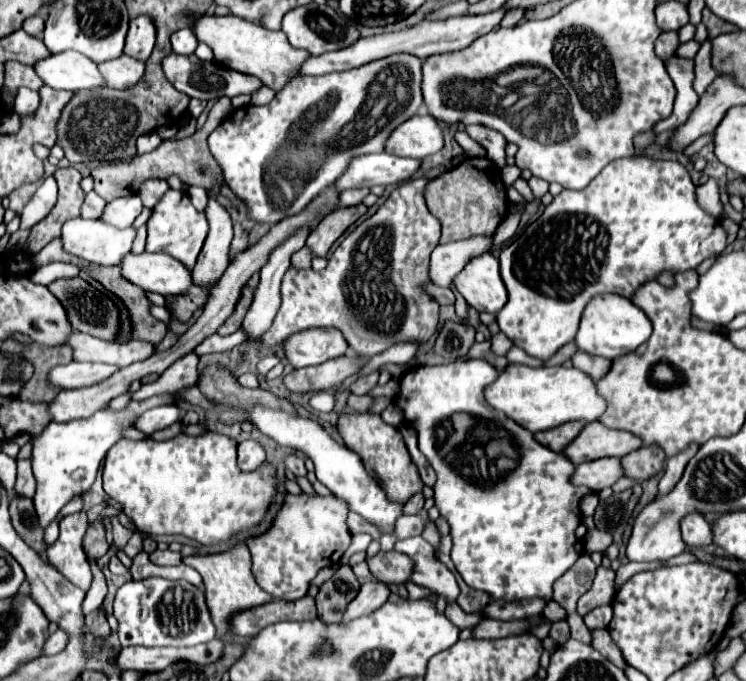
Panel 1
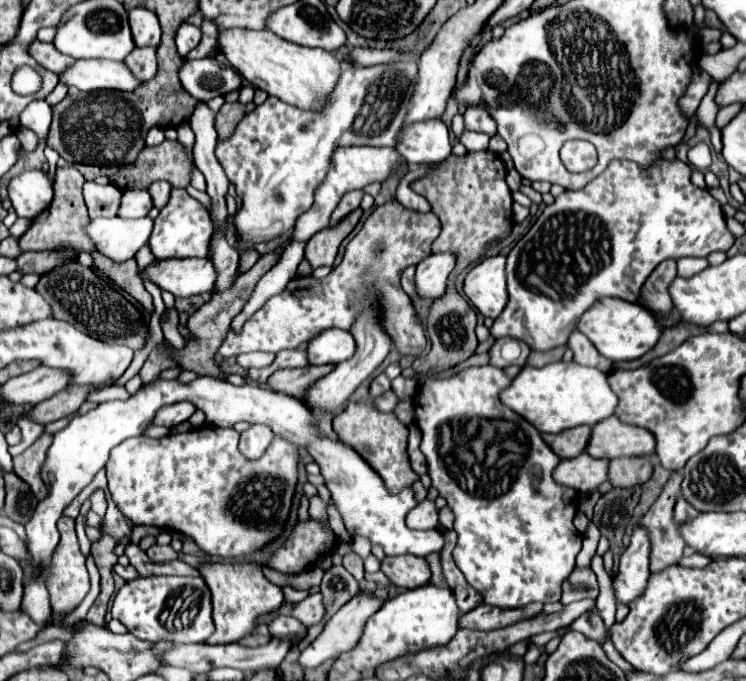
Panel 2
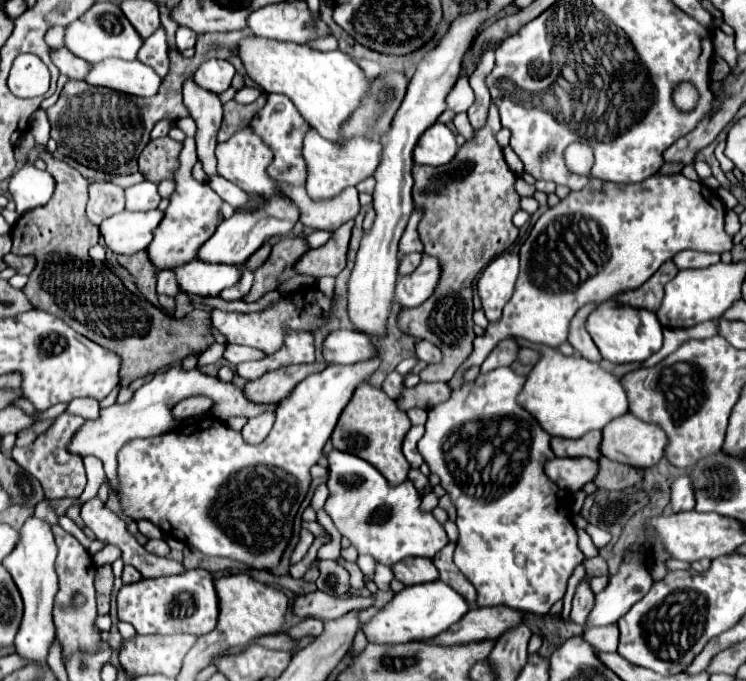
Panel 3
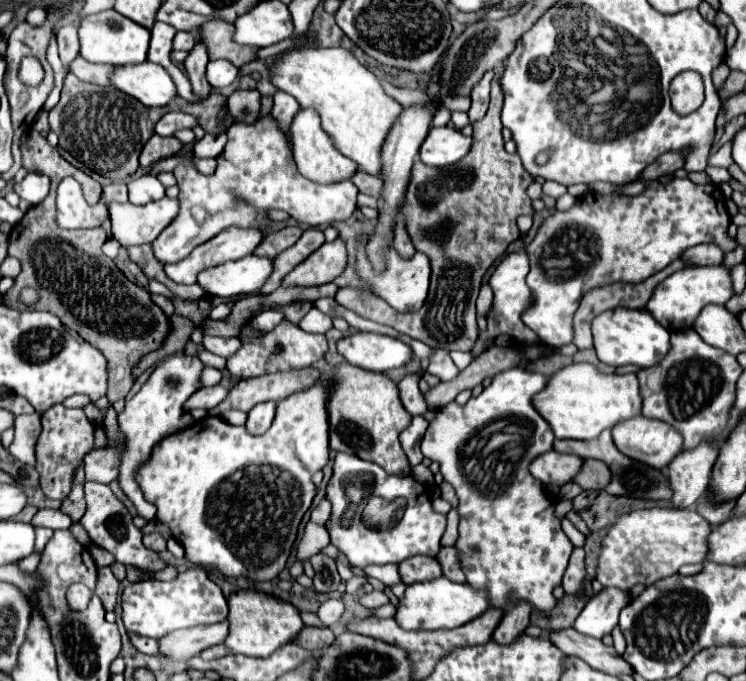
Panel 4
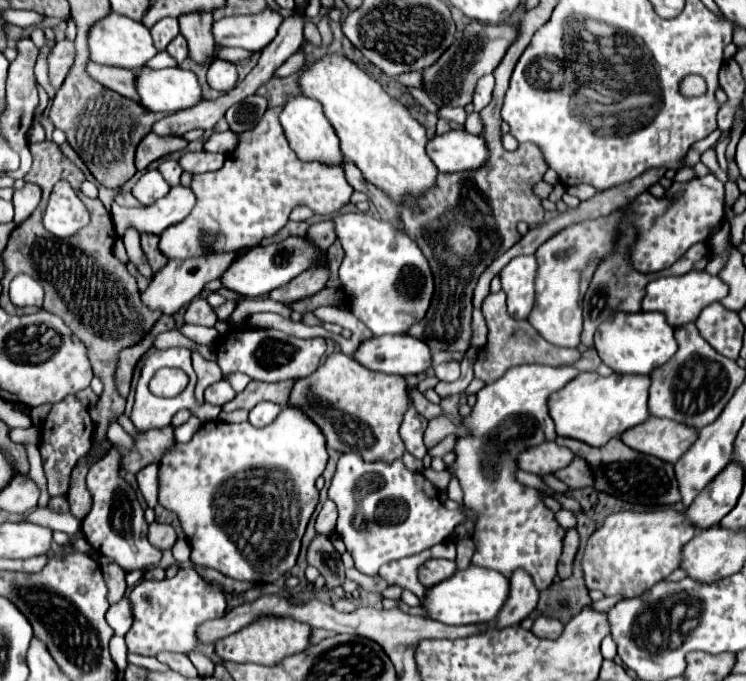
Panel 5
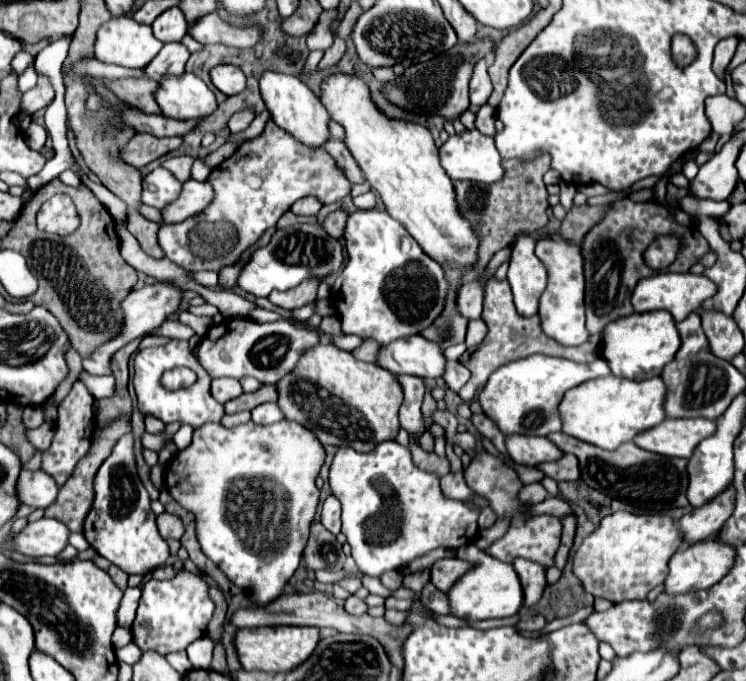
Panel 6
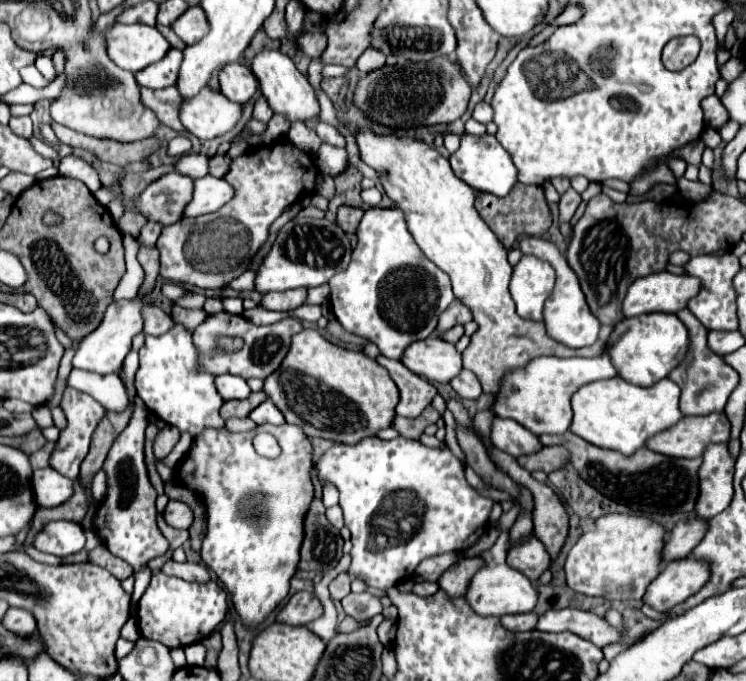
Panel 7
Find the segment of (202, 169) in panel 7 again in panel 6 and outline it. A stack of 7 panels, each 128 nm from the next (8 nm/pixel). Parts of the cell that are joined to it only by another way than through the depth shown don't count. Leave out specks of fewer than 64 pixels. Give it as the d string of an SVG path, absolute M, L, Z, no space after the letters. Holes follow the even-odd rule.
M176 156L176 158L168 158L166 162L162 162L162 166L166 170L170 170L180 182L190 180L192 164L194 164L194 158L190 158L190 156Z

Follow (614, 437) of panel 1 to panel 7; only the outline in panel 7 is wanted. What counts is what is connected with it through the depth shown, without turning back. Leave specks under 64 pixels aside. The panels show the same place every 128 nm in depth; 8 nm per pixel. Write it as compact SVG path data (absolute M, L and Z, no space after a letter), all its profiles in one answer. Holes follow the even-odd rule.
M708 414L708 416L684 416L680 424L668 428L668 432L658 432L648 440L648 448L658 454L674 458L698 458L710 442L726 442L730 438L730 422L726 414Z

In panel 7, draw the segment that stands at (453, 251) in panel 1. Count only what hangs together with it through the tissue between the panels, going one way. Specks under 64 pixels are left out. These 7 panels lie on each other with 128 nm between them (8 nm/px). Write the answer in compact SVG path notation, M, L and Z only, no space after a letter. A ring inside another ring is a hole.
M394 206L368 208L356 228L356 236L358 236L358 244L352 252L352 260L350 260L348 268L344 272L336 274L328 282L332 312L348 332L374 342L386 358L400 360L400 356L408 344L412 344L416 340L424 340L436 330L438 316L454 300L454 294L450 288L450 278L420 252L420 248L414 244L412 234L406 228L404 214Z

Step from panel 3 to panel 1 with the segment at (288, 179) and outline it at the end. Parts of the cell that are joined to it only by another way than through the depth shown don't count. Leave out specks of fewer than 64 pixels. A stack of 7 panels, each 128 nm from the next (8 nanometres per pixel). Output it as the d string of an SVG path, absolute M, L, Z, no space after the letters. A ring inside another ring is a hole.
M392 54L386 56L384 60L374 60L372 64L364 64L360 68L352 68L348 72L332 72L332 74L322 74L322 76L300 76L296 80L290 80L288 88L280 90L276 98L266 104L266 106L242 106L234 110L210 136L208 136L208 146L210 152L216 156L224 170L226 184L232 188L232 192L244 200L250 218L262 224L276 224L286 216L292 216L296 212L302 212L314 196L318 196L328 184L334 184L342 174L344 168L348 168L348 160L352 156L364 156L372 152L382 152L386 138L392 134L396 126L412 118L420 106L422 106L422 60L412 54ZM306 116L322 118L316 122L314 130L304 138L300 144L288 144L290 138L290 126ZM278 154L286 156L286 160L292 164L294 170L310 172L312 180L308 184L288 184L284 182L284 176L278 172L266 172L268 162L272 162Z

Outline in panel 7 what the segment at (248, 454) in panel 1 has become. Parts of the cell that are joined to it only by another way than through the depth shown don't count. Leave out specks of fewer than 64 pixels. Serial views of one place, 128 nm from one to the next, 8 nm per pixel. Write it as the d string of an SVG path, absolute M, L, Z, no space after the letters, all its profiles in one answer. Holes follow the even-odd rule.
M266 400L262 402L256 410L250 412L250 418L256 422L256 424L284 424L284 416L280 414L280 410L272 404L272 400Z

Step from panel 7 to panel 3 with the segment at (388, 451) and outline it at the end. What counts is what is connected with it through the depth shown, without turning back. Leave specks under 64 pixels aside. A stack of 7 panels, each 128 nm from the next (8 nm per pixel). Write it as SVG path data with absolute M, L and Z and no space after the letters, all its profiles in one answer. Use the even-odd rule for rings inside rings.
M330 450L328 472L326 484L330 496L324 508L340 534L346 536L360 554L370 554L374 560L392 566L406 556L434 558L434 554L448 544L442 524L432 514L420 510L420 496L410 480L392 486L372 464L340 450Z

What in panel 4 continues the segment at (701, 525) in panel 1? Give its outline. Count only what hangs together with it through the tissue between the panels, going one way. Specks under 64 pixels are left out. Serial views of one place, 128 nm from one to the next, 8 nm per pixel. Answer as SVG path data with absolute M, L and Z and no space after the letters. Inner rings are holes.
M702 442L698 448L680 452L668 466L672 484L672 506L692 508L710 484L712 466L718 458L718 446Z

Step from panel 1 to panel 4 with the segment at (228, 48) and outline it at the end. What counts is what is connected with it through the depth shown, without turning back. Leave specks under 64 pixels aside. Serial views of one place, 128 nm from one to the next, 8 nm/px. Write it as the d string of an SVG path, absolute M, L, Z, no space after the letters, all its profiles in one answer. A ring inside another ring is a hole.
M344 48L288 50L270 66L270 82L294 96L300 108L318 112L324 132L328 132L340 154L352 158L360 170L380 176L380 146L400 116L402 106L382 90L378 78L352 52Z

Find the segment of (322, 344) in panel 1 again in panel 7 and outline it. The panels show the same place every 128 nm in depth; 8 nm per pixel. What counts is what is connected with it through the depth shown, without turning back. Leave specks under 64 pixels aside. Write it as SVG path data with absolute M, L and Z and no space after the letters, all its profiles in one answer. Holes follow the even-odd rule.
M434 336L408 346L400 362L430 382L450 382L462 370L462 358L454 344Z

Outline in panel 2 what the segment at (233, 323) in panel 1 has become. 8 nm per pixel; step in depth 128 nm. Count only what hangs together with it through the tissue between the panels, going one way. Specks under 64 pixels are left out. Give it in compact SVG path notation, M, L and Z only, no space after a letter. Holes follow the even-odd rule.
M270 252L270 254L264 254L260 256L260 260L244 274L238 276L238 280L234 282L234 286L230 286L228 290L224 292L214 292L212 294L212 300L208 304L204 304L196 314L192 314L192 318L188 320L188 328L190 332L196 336L196 340L188 340L186 342L186 348L184 350L172 350L174 356L176 356L176 362L188 370L194 370L198 376L218 376L220 380L226 380L228 374L216 364L214 360L214 354L218 352L220 344L224 342L224 336L228 334L228 328L230 328L230 322L234 320L234 316L238 316L244 308L244 304L248 302L248 298L252 296L254 288L256 288L256 282L276 264L276 256Z

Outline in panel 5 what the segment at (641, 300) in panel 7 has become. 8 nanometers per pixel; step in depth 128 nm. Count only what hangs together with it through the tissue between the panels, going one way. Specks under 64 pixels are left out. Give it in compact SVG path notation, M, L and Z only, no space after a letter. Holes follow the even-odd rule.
M706 270L702 272L688 272L682 276L666 276L652 280L646 286L646 298L642 300L642 310L644 312L662 312L672 328L684 326L688 322L694 322L702 308L706 308L712 302L722 300L728 294L728 286L718 278L708 274Z

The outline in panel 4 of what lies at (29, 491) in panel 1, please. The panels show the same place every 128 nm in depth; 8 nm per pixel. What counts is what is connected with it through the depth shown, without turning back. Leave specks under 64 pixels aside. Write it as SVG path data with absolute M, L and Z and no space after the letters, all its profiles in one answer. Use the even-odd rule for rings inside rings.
M52 406L42 414L42 434L36 444L36 470L40 472L40 488L46 498L64 500L72 490L76 468L82 464L86 452L94 448L94 424L84 416L80 408Z

